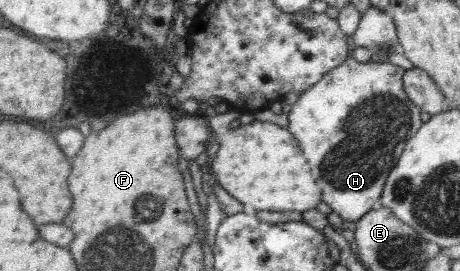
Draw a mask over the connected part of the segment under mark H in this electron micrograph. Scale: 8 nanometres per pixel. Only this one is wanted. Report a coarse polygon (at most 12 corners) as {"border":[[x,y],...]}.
{"border":[[349,55],[288,132],[357,222],[423,125],[405,69]]}

